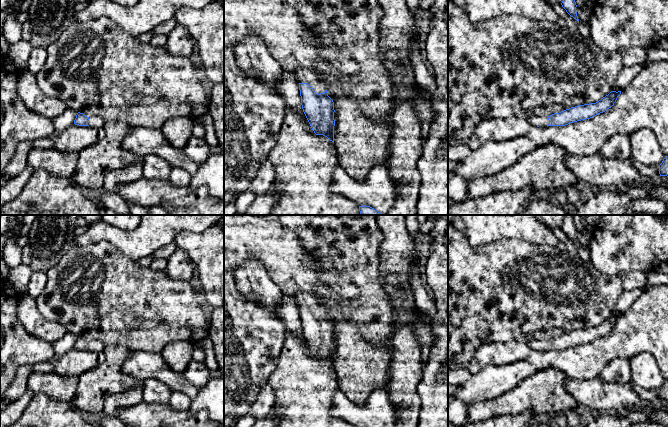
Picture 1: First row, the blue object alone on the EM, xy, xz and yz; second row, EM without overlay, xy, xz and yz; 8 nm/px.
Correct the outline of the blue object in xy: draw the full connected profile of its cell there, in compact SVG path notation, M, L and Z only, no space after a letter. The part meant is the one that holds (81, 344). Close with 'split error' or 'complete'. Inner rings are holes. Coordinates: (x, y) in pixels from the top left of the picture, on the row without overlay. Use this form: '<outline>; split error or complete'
M78 336L74 344L75 349L79 350L90 350L93 352L102 352L105 345L97 340L87 341L83 337Z; split error

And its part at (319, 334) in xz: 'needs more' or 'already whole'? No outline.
needs more

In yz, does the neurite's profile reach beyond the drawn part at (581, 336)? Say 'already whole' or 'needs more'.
needs more

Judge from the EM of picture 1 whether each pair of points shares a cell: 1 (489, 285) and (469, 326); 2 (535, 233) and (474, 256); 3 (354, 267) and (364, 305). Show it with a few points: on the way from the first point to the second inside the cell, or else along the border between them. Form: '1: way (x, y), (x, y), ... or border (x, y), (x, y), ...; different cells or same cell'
1: way (479, 295), (469, 305), (469, 316); same cell
2: border (494, 241), (520, 239), (540, 245); different cells
3: way (363, 276), (365, 278), (365, 296); same cell

